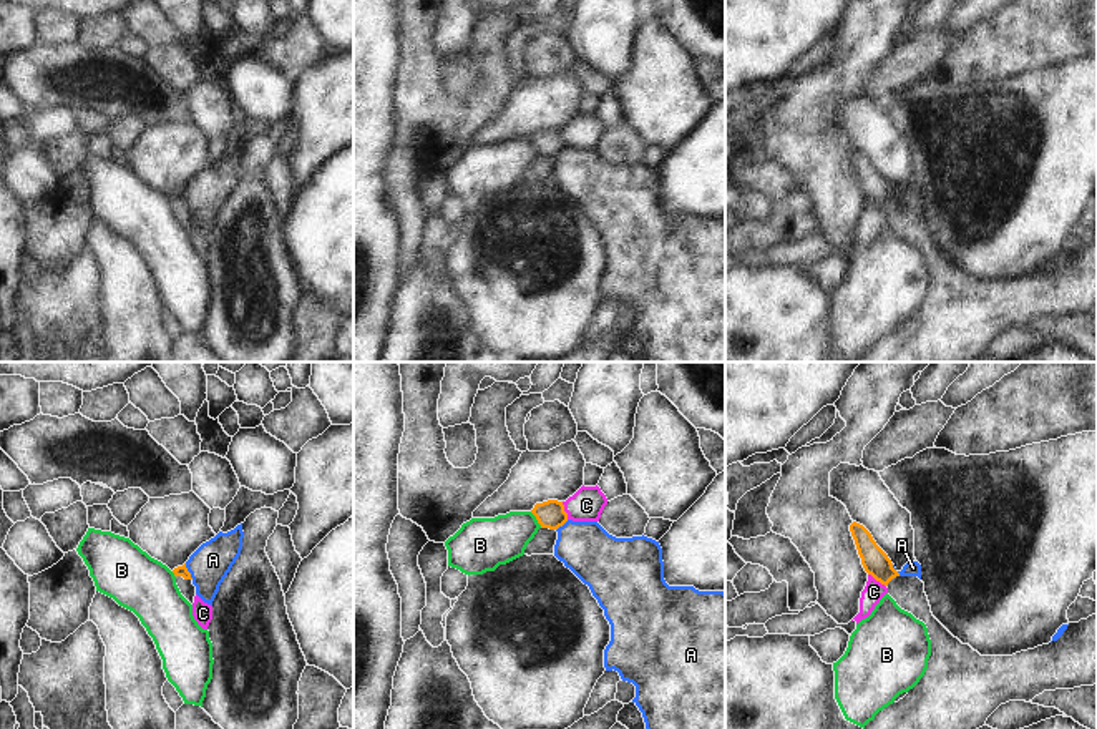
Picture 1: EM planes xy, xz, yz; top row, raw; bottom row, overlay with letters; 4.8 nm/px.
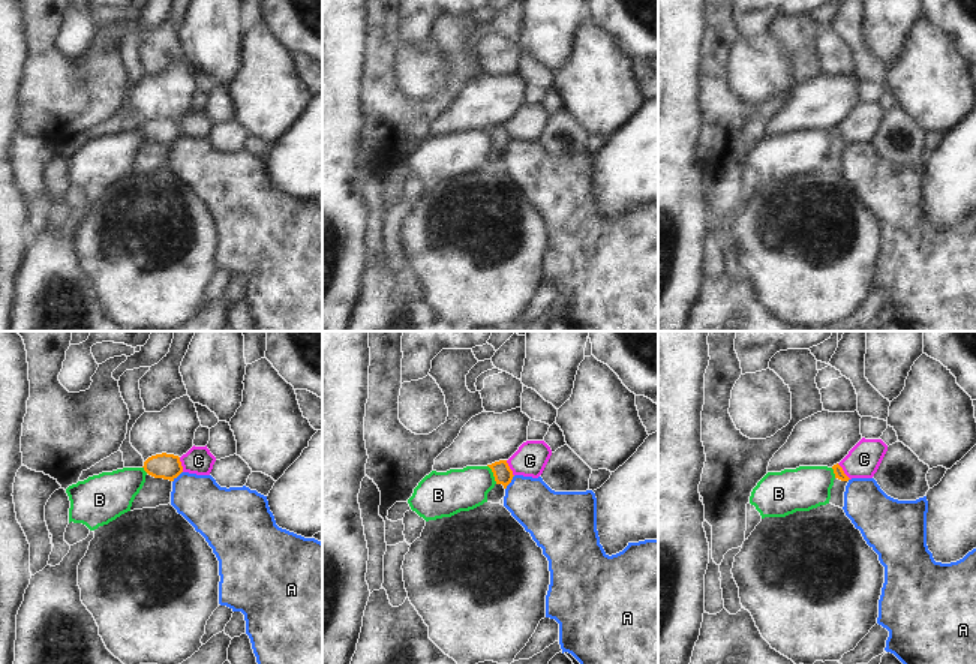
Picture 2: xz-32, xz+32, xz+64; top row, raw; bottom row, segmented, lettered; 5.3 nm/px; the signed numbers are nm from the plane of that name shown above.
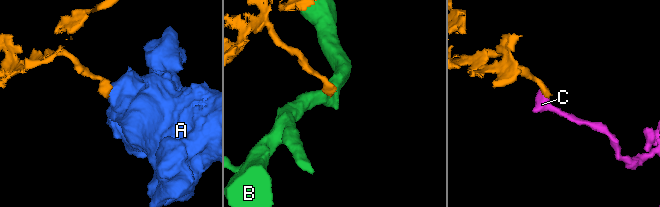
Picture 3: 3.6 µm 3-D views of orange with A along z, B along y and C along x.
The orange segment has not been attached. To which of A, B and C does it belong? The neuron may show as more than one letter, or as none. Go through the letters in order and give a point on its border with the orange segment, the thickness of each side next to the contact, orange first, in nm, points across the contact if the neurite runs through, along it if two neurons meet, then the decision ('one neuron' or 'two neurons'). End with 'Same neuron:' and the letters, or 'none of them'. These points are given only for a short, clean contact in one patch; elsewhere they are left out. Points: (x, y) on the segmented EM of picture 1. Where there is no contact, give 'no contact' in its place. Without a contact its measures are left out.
A: contact xy (188, 572); calibres 50 and 190 nm; border xy (185, 563), (193, 578); two neurons
B: contact xz (536, 518); calibres 130 and 240 nm; border xz (530, 512), (541, 527); two neurons
C: contact xz (563, 510); calibres 130 and 160 nm; border xz (561, 502), (568, 518); two neurons
Same neuron: none of them

